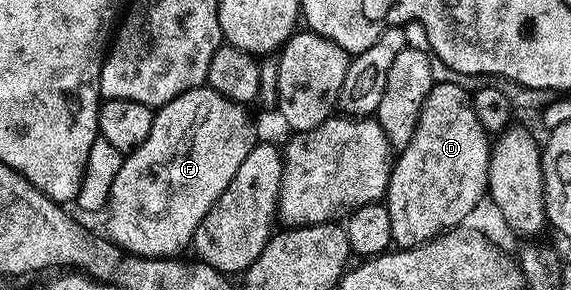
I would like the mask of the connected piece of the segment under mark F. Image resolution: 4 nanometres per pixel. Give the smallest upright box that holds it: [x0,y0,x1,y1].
[108,85,256,259]

